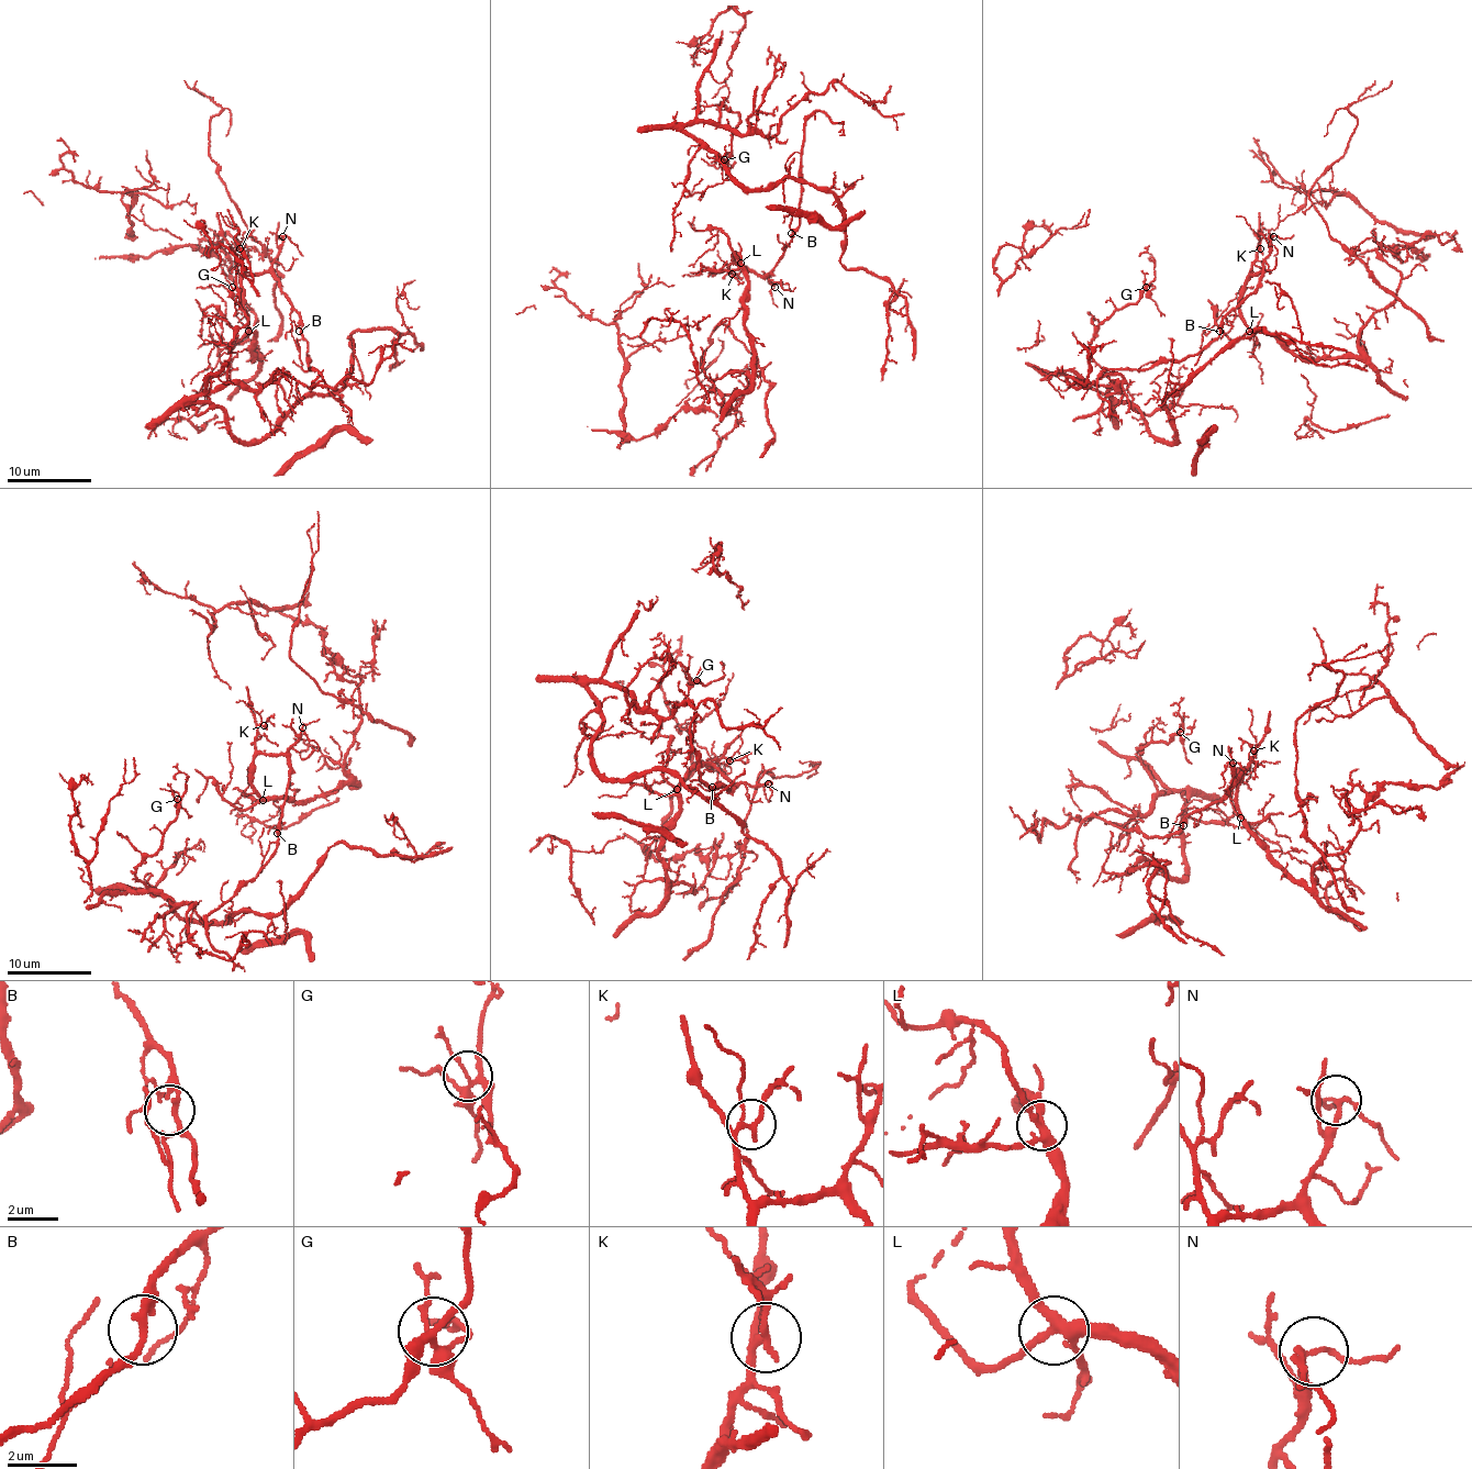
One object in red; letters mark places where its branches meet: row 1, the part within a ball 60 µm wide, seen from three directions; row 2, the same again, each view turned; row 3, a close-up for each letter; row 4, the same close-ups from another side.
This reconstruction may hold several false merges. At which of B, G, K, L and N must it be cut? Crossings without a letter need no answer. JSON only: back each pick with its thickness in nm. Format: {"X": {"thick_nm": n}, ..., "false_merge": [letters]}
{"false_merge": []}

